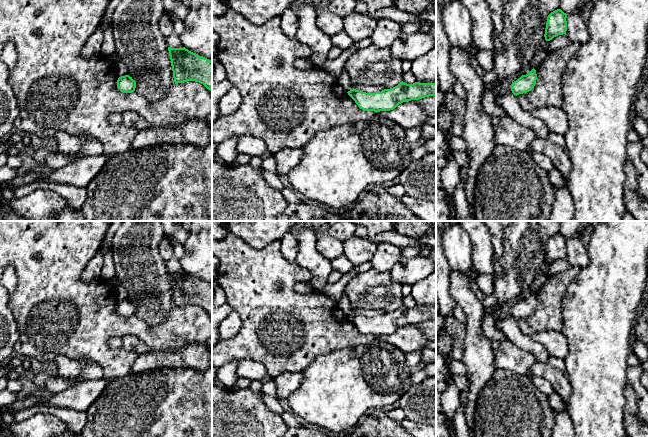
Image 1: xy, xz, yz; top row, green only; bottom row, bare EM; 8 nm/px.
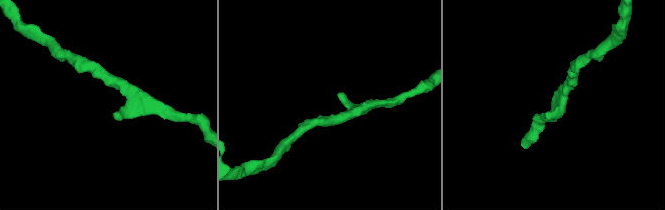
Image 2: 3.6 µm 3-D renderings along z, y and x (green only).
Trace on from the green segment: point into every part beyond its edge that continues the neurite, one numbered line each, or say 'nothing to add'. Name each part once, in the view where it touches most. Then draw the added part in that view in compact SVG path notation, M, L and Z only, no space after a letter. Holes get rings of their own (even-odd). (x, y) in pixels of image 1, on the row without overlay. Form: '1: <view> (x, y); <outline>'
nothing to add

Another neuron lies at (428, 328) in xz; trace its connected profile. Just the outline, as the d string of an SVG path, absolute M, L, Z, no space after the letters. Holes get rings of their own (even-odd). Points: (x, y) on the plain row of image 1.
M429 320L417 324L417 327L423 332L429 341L436 342L436 320Z

